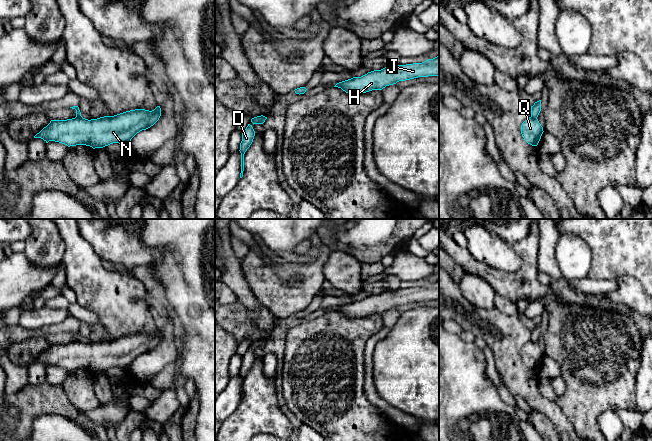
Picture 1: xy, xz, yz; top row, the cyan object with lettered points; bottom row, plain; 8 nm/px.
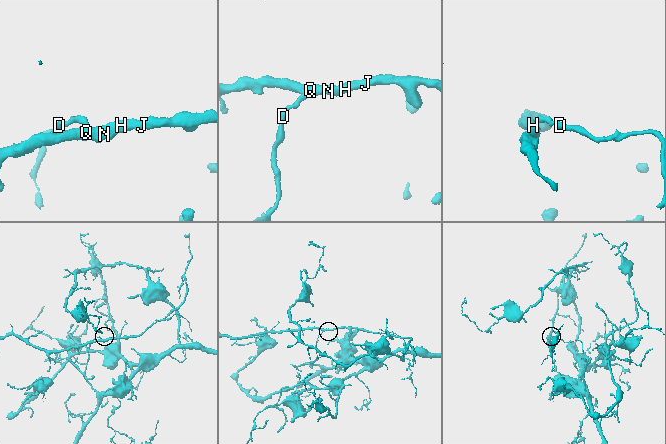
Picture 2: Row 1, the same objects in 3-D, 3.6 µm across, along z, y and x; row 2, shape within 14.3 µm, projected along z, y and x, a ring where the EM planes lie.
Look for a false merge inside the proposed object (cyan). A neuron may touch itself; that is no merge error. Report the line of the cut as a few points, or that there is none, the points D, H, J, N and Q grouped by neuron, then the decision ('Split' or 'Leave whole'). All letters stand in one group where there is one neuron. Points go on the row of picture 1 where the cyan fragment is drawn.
Split along yz (531, 116), (536, 118). Groups: D / H J N Q. Split

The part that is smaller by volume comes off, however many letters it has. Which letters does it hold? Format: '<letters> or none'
H, J, N, Q

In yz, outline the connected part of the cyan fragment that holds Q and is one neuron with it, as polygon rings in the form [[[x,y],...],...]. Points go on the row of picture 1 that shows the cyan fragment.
[[[529,117],[521,125],[522,137],[532,146],[538,145],[543,132],[543,127],[537,118]]]

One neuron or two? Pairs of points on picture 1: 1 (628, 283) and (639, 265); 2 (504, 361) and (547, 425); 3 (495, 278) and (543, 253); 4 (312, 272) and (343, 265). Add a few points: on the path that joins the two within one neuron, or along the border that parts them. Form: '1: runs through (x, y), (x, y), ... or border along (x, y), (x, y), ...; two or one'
1: border along (616, 279), (622, 276), (633, 276), (641, 286); two
2: border along (531, 408), (542, 412), (554, 427); two
3: border along (540, 233), (538, 271); two
4: border along (332, 251), (323, 267), (324, 278); two

